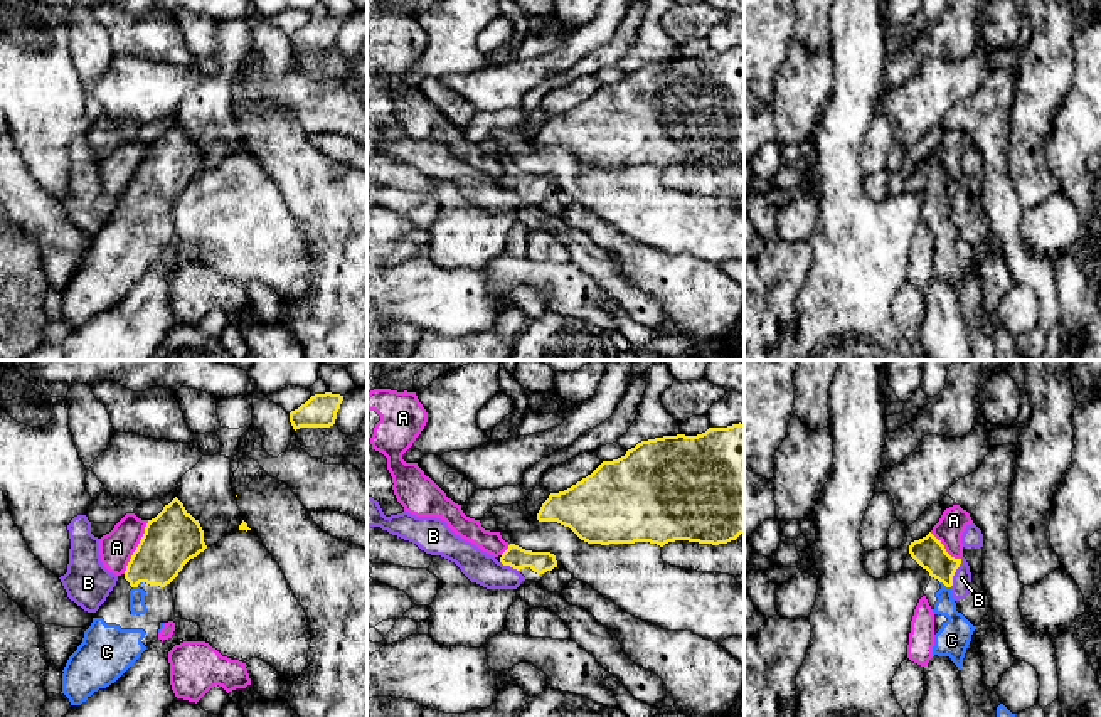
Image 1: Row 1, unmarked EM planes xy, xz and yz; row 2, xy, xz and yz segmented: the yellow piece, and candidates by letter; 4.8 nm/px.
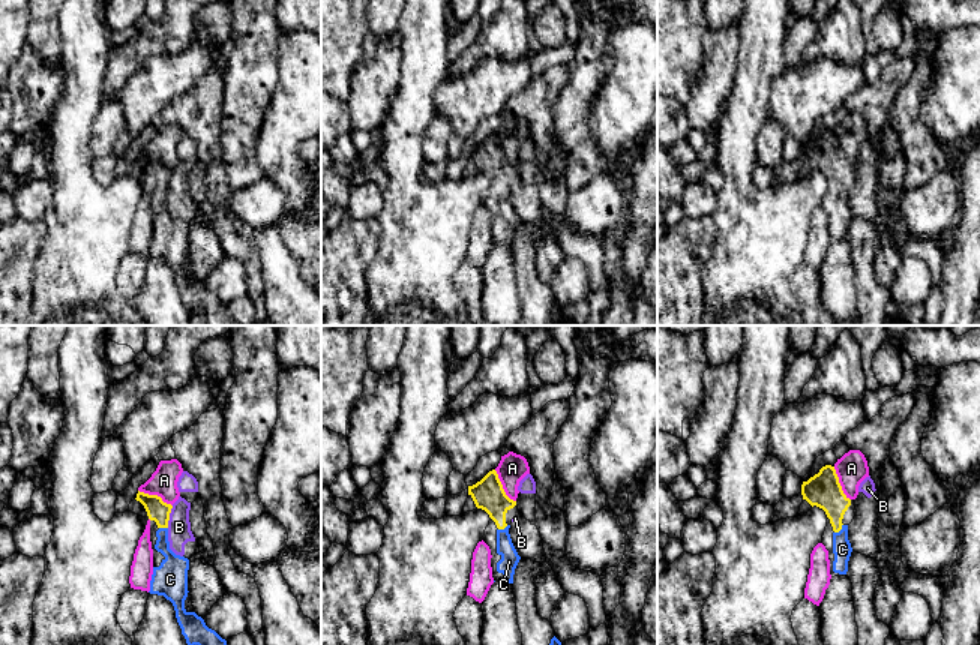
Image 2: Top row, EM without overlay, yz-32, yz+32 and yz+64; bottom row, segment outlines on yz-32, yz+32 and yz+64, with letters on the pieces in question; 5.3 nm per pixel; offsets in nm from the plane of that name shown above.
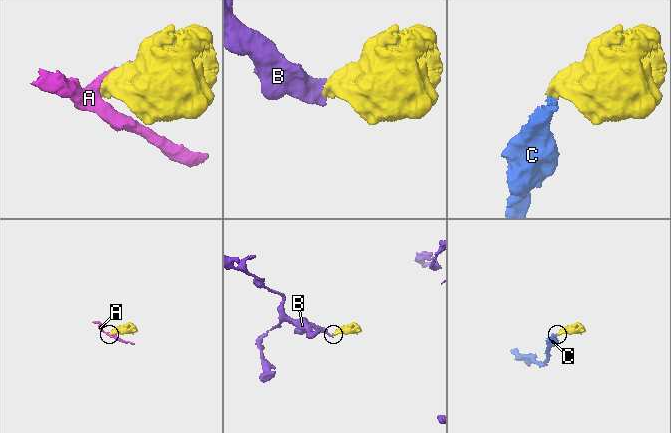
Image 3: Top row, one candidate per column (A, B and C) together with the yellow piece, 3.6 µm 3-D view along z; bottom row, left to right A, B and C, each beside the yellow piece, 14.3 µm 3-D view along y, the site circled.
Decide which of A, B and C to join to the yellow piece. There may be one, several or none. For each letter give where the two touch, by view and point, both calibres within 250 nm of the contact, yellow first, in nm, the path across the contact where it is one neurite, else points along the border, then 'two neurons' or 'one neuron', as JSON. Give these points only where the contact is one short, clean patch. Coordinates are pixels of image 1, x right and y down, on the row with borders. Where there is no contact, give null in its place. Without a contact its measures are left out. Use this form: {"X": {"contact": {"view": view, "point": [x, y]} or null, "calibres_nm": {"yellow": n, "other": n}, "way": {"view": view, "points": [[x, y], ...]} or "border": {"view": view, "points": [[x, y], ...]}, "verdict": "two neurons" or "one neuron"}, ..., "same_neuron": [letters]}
{"A": {"contact": {"view": "xy", "point": [137, 547]}, "calibres_nm": {"yellow": 260, "other": 160}, "border": {"view": "xy", "points": [[148, 520], [123, 573]]}, "verdict": "two neurons"}, "B": {"contact": {"view": "yz", "point": [955, 571]}, "calibres_nm": {"yellow": 150, "other": 90}, "border": {"view": "yz", "points": [[962, 559], [950, 586]]}, "verdict": "two neurons"}, "C": {"contact": {"view": "yz", "point": [945, 584]}, "calibres_nm": {"yellow": 150, "other": 160}, "way": {"view": "yz", "points": [[928, 552], [943, 568], [945, 584], [955, 635]]}, "verdict": "one neuron"}, "same_neuron": ["C"]}

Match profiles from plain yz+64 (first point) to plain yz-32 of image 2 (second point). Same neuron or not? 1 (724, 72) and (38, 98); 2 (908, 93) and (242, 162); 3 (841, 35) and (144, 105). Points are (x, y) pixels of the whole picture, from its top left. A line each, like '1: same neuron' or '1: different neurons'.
1: same neuron
2: same neuron
3: different neurons

